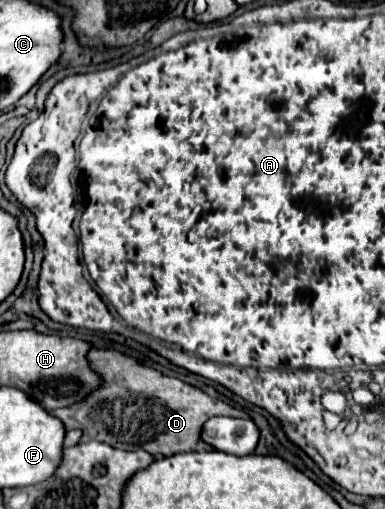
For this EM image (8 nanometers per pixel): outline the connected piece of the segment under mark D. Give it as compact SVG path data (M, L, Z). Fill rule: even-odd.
M91 348L87 354L91 370L101 376L101 386L85 396L81 402L49 412L59 418L65 430L83 430L81 442L105 442L121 450L145 450L155 458L173 456L179 452L201 452L211 450L201 442L199 434L209 416L239 416L247 418L245 412L231 408L225 402L209 398L205 392L169 378L153 368L141 366L137 360L105 348Z

